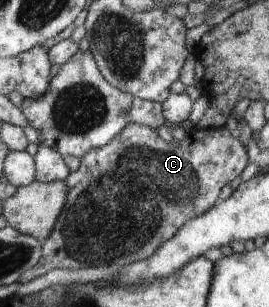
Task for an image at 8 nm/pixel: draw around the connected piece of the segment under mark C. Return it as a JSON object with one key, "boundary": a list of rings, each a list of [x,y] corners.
{"boundary":[[[140,123],[126,125],[106,145],[92,149],[80,161],[78,169],[65,179],[68,197],[52,233],[42,241],[42,257],[20,276],[18,283],[28,283],[52,269],[120,269],[152,257],[186,221],[212,209],[222,187],[236,179],[249,164],[246,147],[224,125],[220,129],[188,127],[184,139],[166,142],[156,130]]]}

